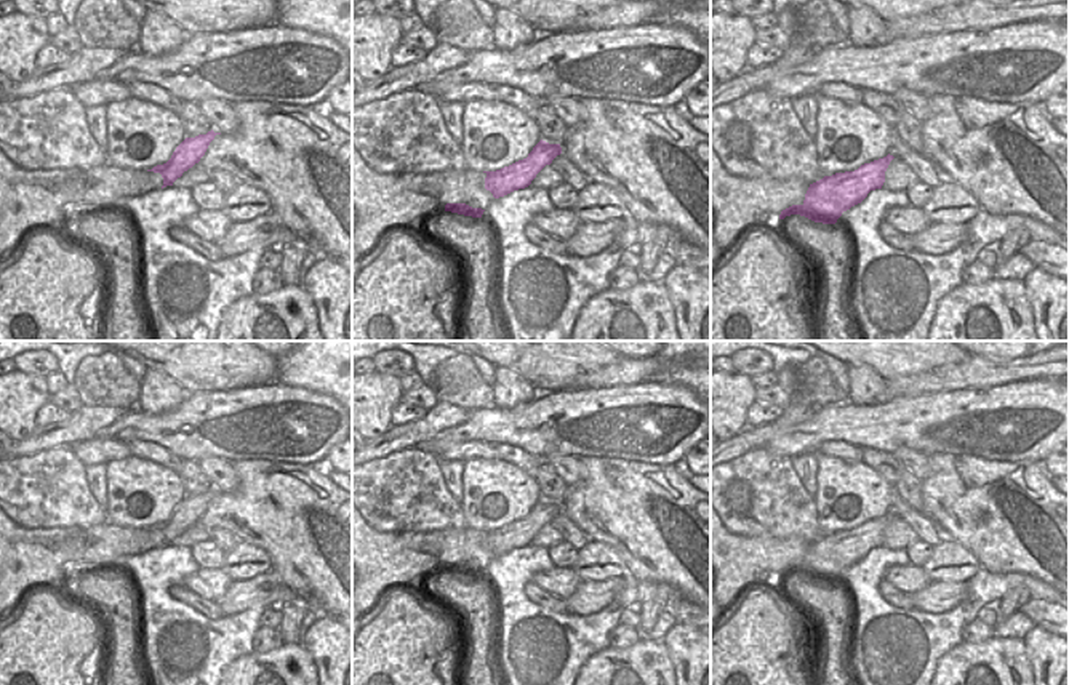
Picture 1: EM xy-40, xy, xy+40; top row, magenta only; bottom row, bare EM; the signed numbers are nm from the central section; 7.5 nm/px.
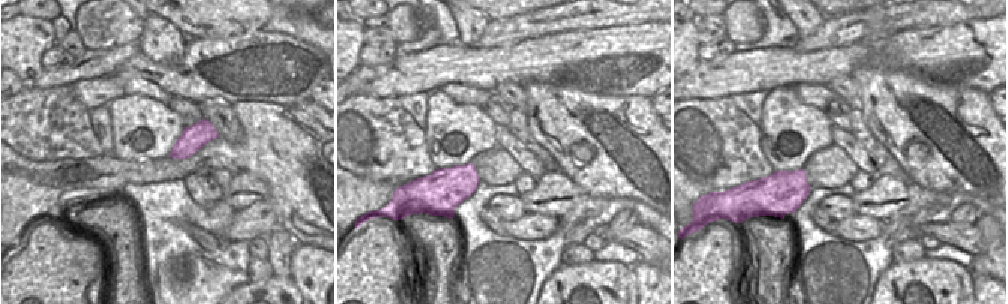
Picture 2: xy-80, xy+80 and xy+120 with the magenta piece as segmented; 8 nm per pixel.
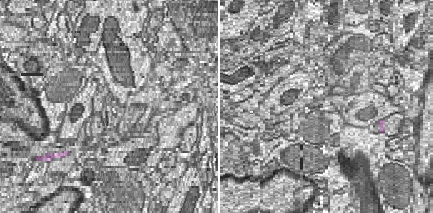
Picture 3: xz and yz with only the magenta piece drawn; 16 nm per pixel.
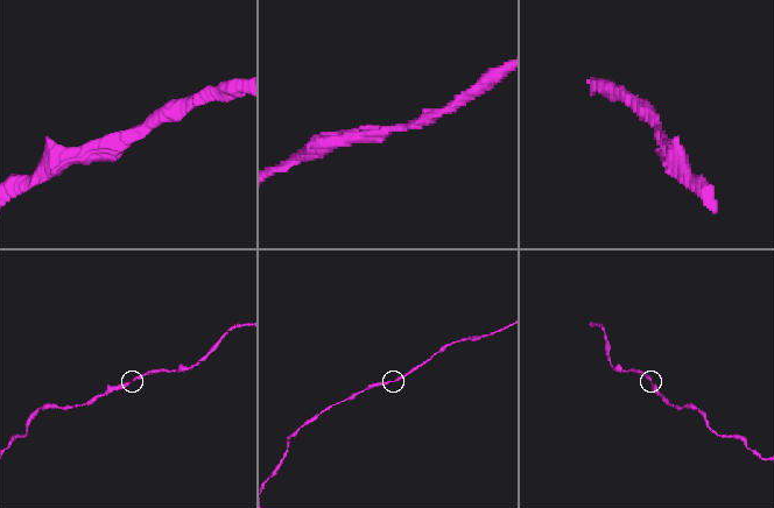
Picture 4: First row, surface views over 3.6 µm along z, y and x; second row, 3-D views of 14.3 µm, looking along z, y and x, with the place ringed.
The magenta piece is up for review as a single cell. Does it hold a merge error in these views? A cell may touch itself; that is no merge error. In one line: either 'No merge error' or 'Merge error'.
No merge error.

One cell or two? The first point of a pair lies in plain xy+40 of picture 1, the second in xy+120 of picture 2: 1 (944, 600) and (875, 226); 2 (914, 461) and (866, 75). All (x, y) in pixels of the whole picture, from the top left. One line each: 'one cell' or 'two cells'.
1: one cell
2: two cells

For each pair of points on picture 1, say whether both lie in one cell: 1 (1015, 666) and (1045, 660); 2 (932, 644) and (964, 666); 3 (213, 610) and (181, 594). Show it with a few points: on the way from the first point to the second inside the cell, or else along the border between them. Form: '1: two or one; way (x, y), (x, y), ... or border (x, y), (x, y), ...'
1: two; border (1021, 640), (1032, 668)
2: two; border (964, 642), (952, 647), (935, 668)
3: one; way (205, 607), (189, 597)

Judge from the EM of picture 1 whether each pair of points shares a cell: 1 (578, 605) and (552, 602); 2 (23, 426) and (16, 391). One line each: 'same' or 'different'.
1: different
2: same

